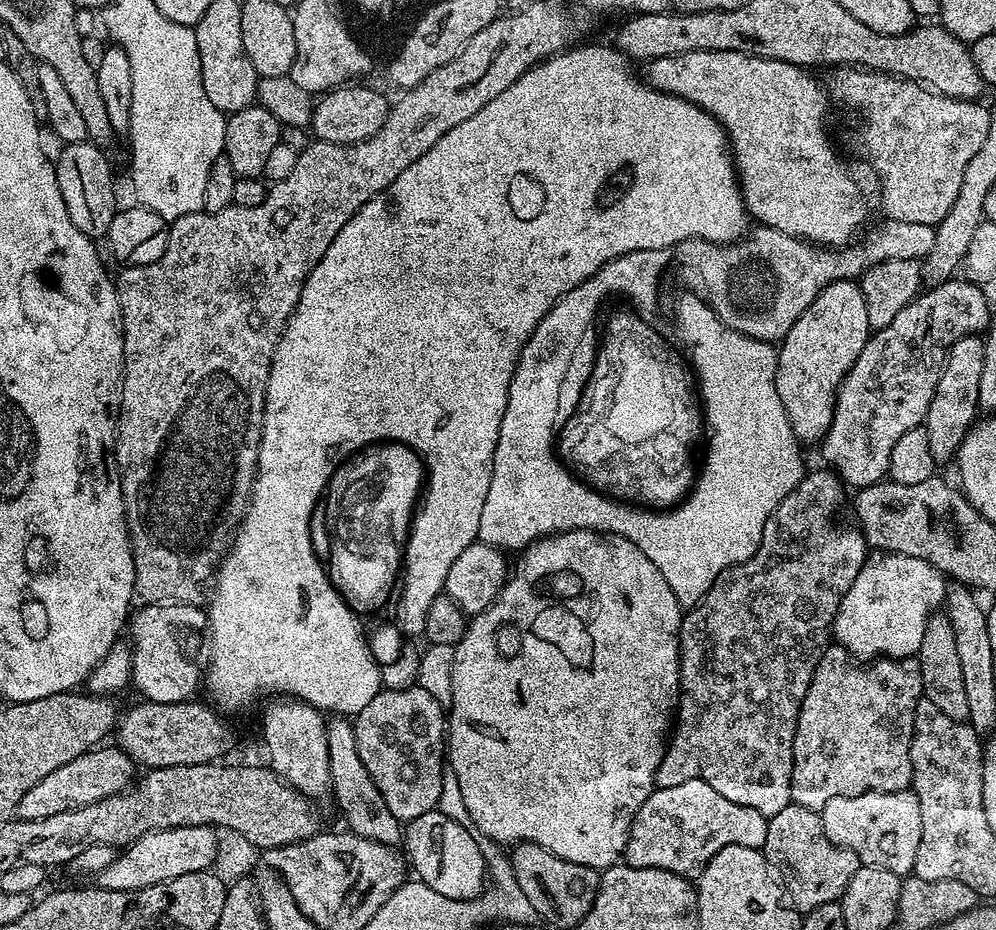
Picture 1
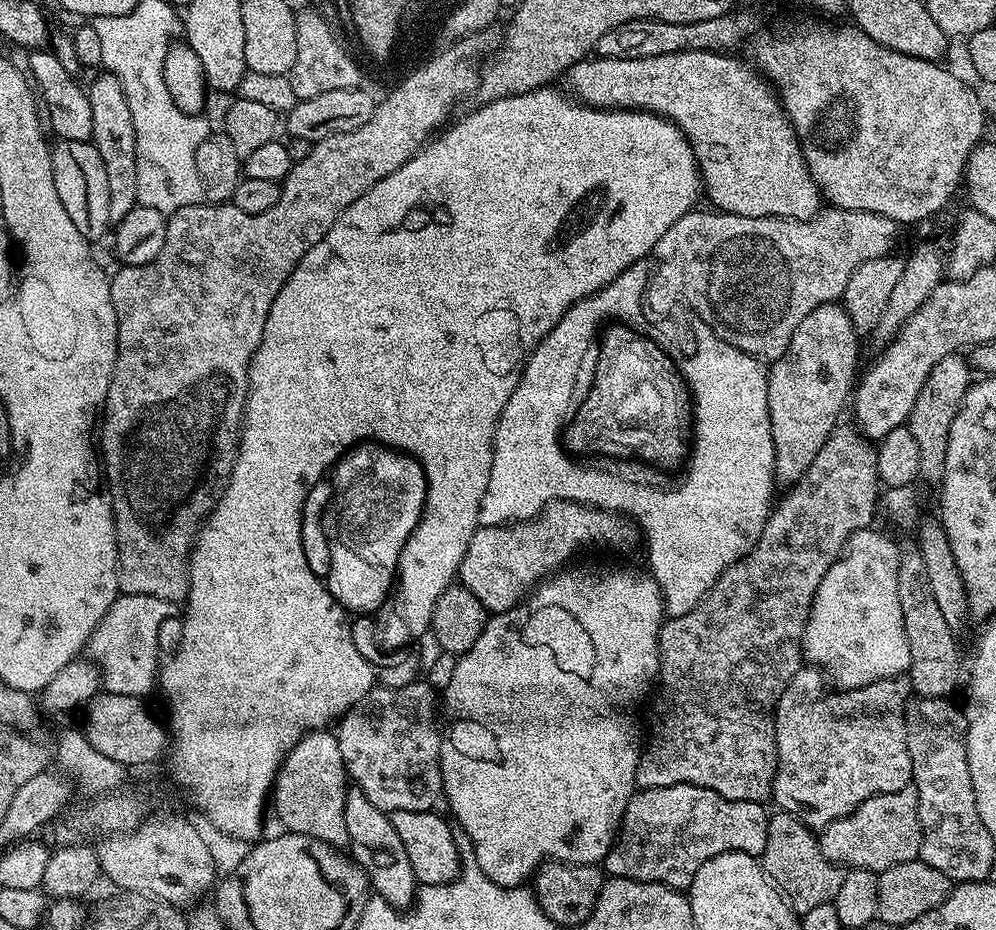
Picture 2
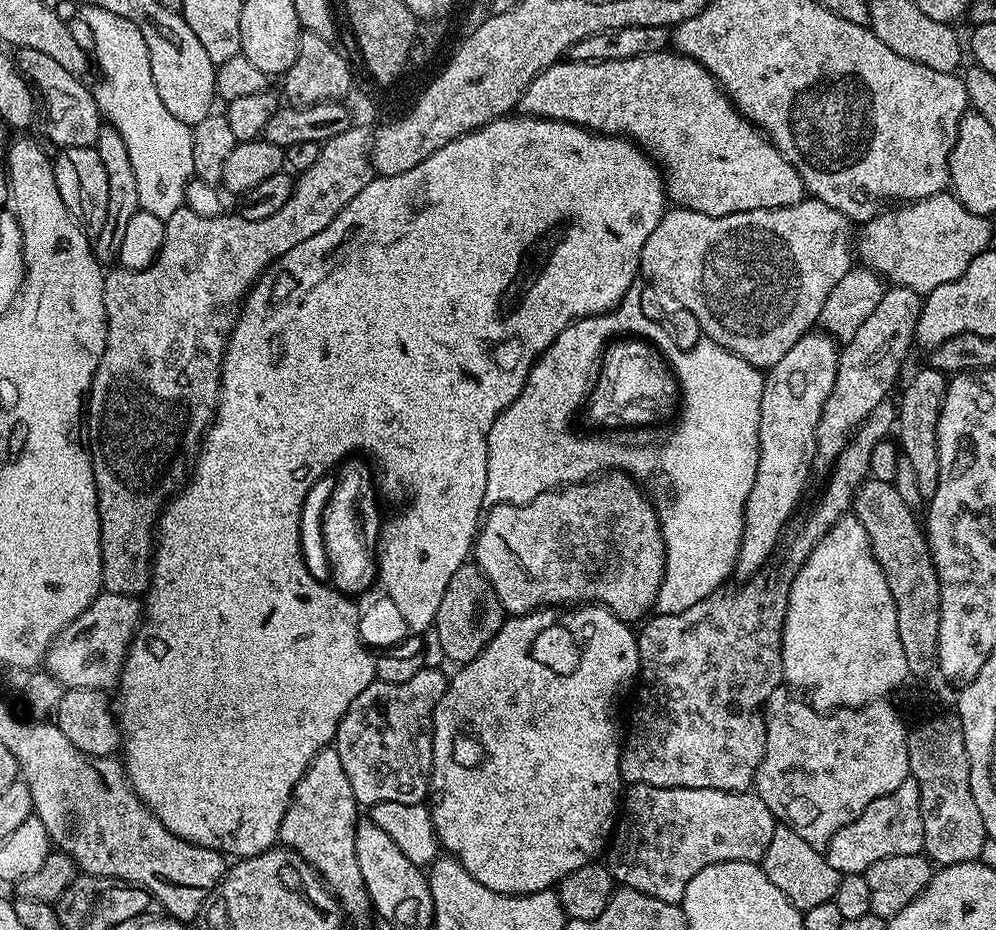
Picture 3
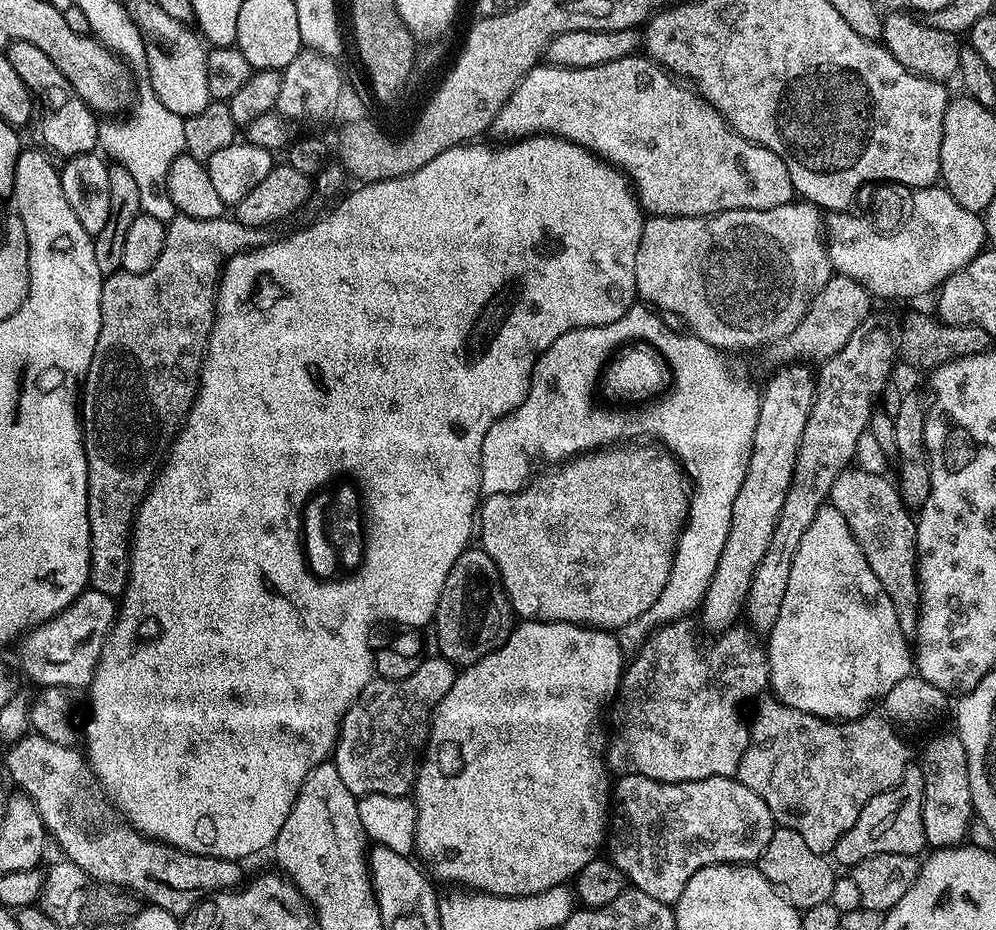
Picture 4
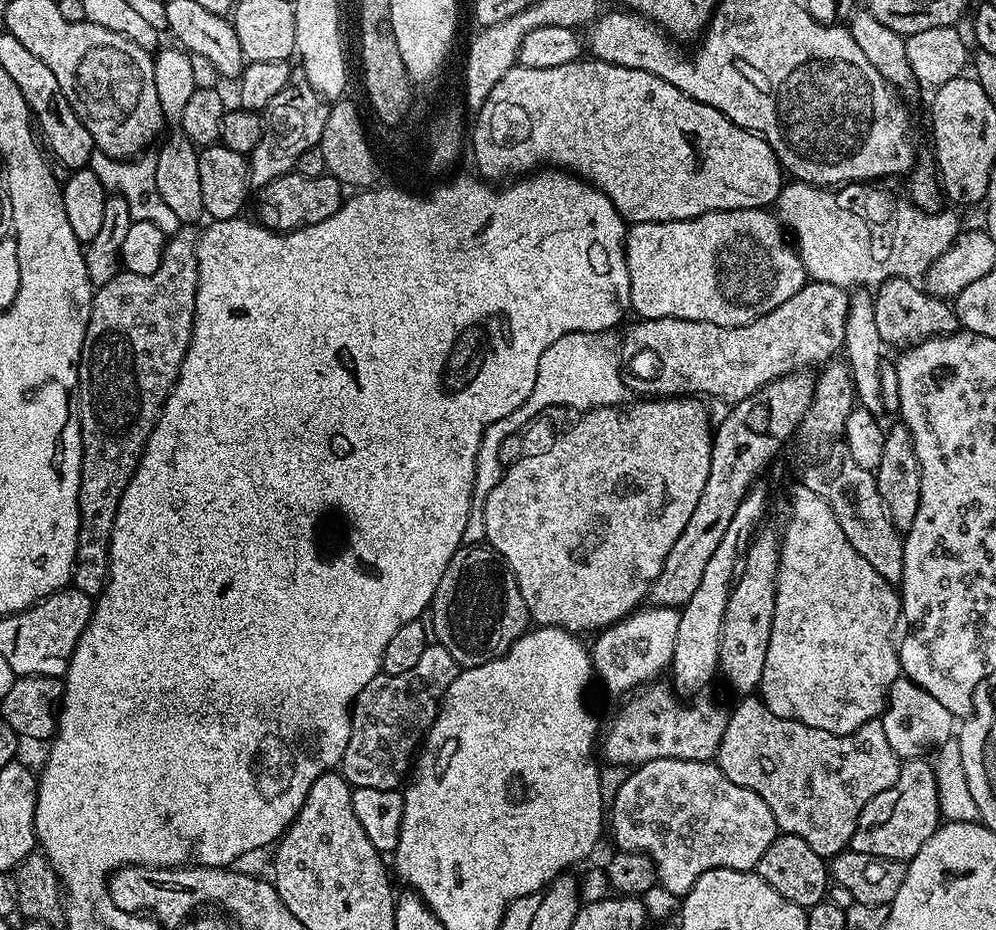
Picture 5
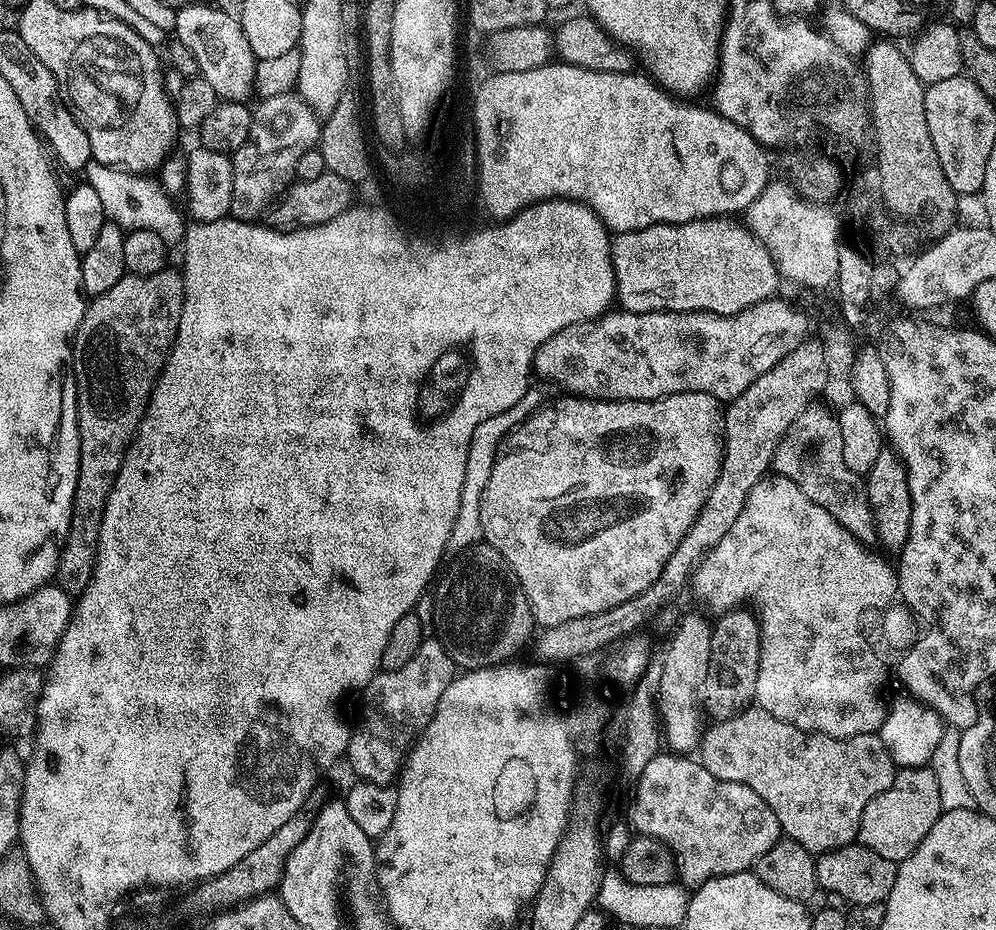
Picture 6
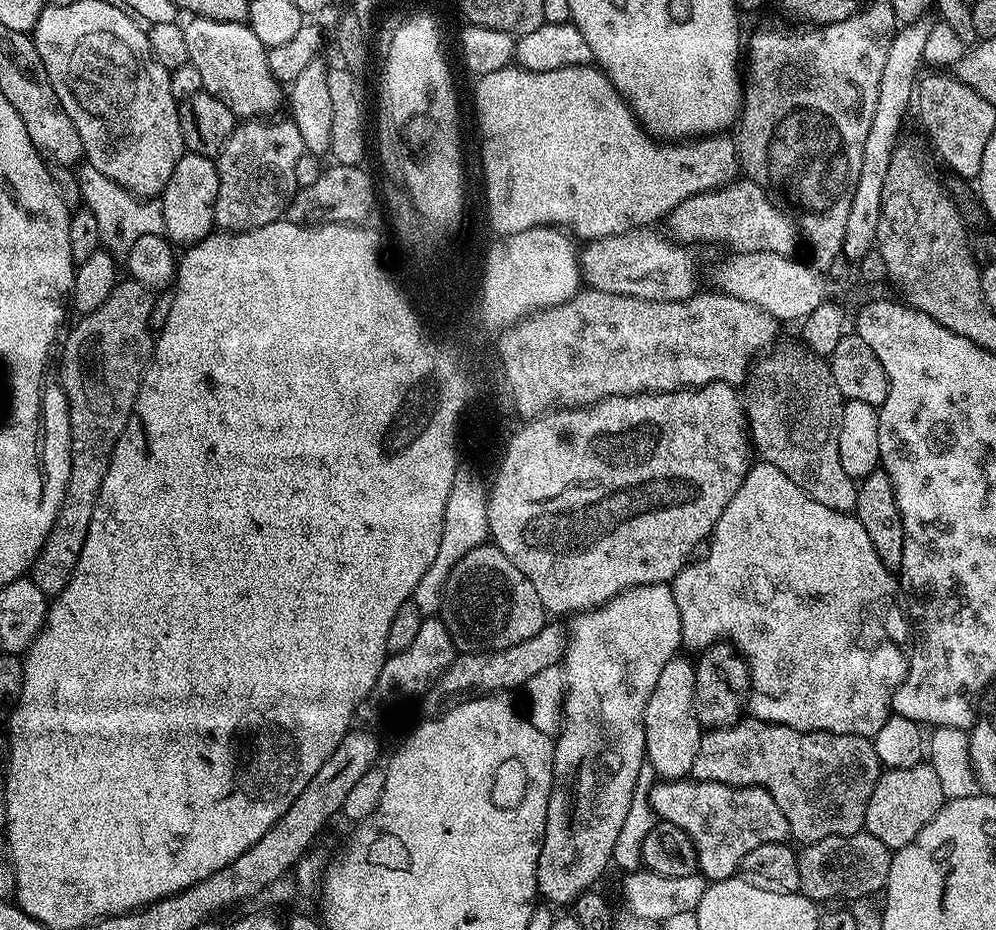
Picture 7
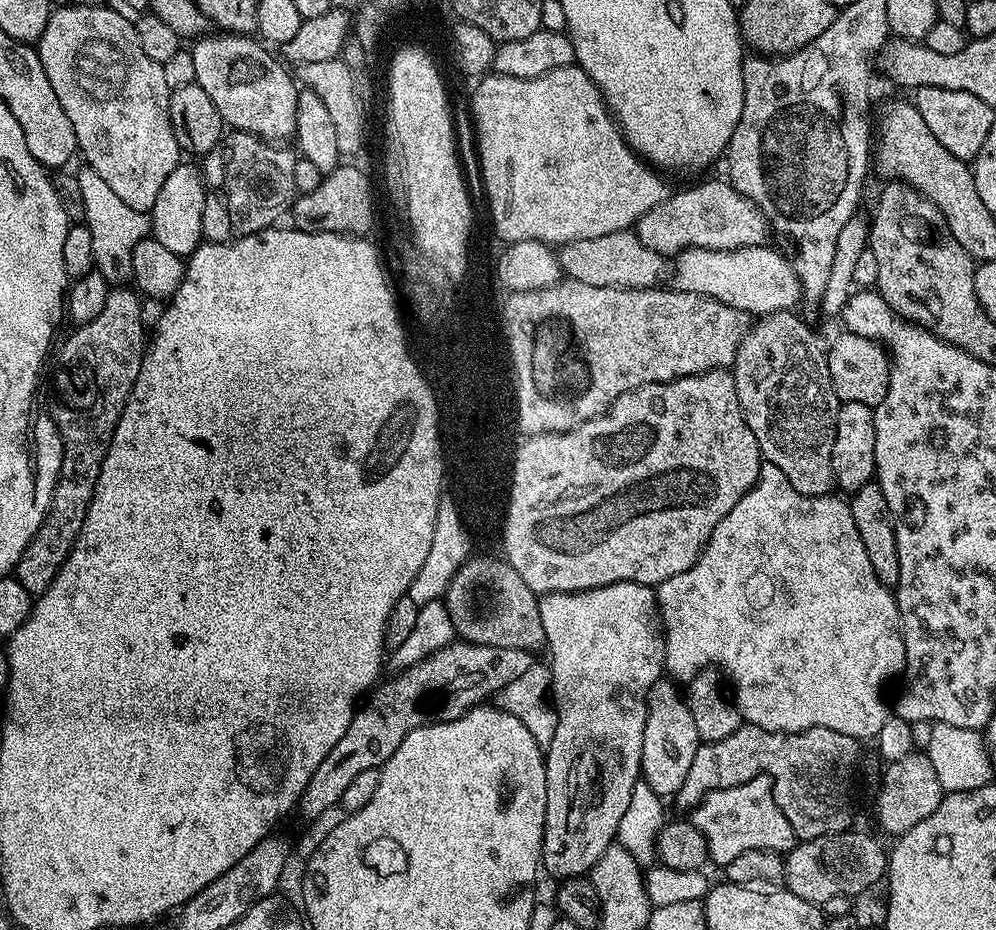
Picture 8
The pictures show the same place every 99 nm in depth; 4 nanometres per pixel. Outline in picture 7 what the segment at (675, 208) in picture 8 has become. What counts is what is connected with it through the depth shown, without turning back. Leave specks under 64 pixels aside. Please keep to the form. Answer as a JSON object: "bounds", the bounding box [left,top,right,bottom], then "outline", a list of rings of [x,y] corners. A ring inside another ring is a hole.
{"bounds":[670,178,798,256],"outline":[[[747,178],[737,179],[735,182],[717,189],[715,192],[703,192],[686,202],[679,204],[670,217],[670,223],[676,227],[674,236],[686,246],[700,242],[702,244],[730,244],[736,252],[769,252],[779,256],[792,256],[798,240],[798,228],[788,216],[789,213],[765,189],[762,189]]]}

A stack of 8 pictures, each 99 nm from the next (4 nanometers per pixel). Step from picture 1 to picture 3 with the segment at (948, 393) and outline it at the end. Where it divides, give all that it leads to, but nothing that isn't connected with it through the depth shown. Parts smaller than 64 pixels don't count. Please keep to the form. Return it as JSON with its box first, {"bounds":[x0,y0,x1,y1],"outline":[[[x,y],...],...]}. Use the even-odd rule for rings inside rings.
{"bounds":[896,366,949,502],"outline":[[[924,366],[921,372],[912,376],[912,381],[898,396],[896,428],[898,429],[898,447],[903,459],[914,466],[918,473],[918,486],[925,502],[934,498],[934,490],[938,490],[938,418],[940,408],[944,405],[944,392],[948,388],[949,377],[931,366]]]}

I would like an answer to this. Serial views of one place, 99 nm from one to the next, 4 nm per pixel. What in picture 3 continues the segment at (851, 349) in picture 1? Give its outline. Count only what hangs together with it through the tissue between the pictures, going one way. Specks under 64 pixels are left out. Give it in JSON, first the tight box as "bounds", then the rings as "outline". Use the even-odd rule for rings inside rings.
{"bounds":[734,330,839,577],"outline":[[[813,330],[798,338],[784,357],[767,369],[758,426],[758,474],[754,476],[754,490],[750,490],[750,498],[746,498],[742,542],[734,569],[737,577],[755,576],[765,567],[792,511],[804,496],[808,474],[814,470],[812,460],[816,456],[818,418],[822,418],[822,408],[834,388],[839,361],[837,341],[823,330]]]}

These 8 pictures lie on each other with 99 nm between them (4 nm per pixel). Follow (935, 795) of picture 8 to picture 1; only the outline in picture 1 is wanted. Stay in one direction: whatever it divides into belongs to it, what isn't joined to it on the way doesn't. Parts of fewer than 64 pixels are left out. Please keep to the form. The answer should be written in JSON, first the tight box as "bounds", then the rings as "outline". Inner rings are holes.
{"bounds":[819,787,922,878],"outline":[[[911,787],[897,792],[863,792],[857,796],[830,798],[830,802],[826,802],[826,806],[819,809],[819,813],[822,830],[826,830],[826,838],[830,838],[830,842],[846,850],[854,850],[861,865],[869,864],[885,868],[901,878],[907,877],[912,872],[914,857],[918,854],[918,842],[922,842],[922,810]]]}

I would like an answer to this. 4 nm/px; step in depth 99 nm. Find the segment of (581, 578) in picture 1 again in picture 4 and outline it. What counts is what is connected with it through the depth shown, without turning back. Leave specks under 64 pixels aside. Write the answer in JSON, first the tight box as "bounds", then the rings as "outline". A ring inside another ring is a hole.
{"bounds":[414,620,625,896],"outline":[[[526,620],[513,627],[506,642],[500,648],[495,648],[478,662],[467,665],[457,675],[454,686],[446,690],[446,698],[438,702],[436,712],[430,721],[428,743],[414,785],[415,855],[437,881],[449,880],[450,883],[456,884],[452,886],[463,886],[465,889],[490,896],[533,896],[559,884],[568,884],[591,860],[601,855],[606,844],[606,833],[610,828],[606,709],[611,705],[620,688],[620,678],[624,674],[625,667],[625,653],[621,649],[619,639],[611,631],[578,624],[549,624],[542,620]]]}

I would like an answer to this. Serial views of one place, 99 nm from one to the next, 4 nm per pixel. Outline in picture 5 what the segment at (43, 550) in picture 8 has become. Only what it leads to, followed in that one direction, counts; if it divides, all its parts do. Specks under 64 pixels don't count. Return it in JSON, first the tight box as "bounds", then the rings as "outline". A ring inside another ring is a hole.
{"bounds":[71,226,196,598],"outline":[[[181,226],[176,235],[164,245],[162,266],[149,276],[135,276],[121,270],[110,282],[99,285],[92,297],[92,313],[86,326],[86,338],[80,355],[80,387],[78,411],[80,413],[80,533],[76,565],[72,571],[71,587],[93,598],[104,591],[108,580],[108,547],[114,530],[114,518],[118,502],[140,464],[150,434],[156,429],[156,420],[162,406],[176,385],[182,362],[186,358],[188,343],[192,337],[194,302],[196,301],[196,241],[195,227]]]}

